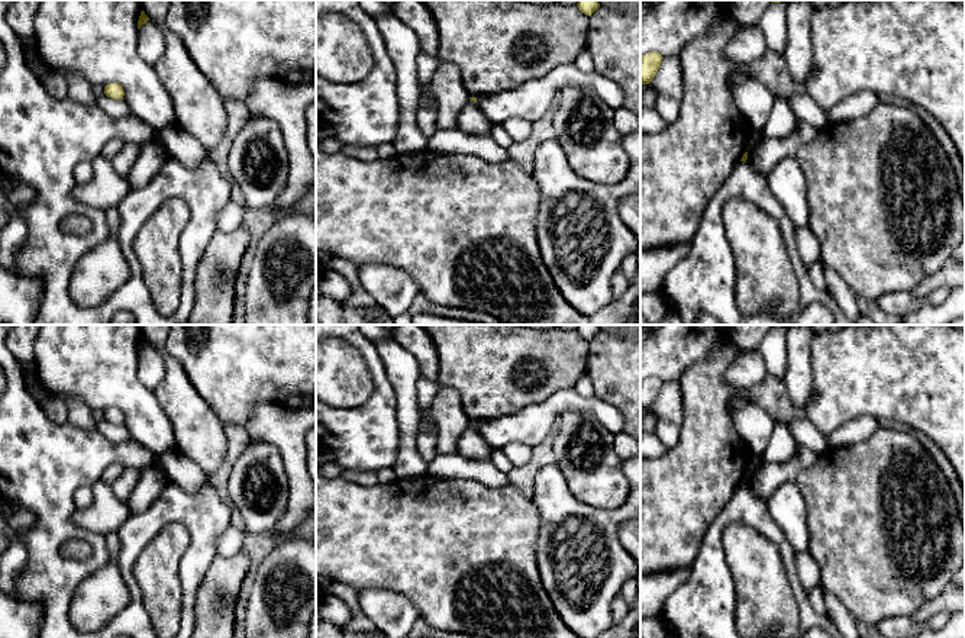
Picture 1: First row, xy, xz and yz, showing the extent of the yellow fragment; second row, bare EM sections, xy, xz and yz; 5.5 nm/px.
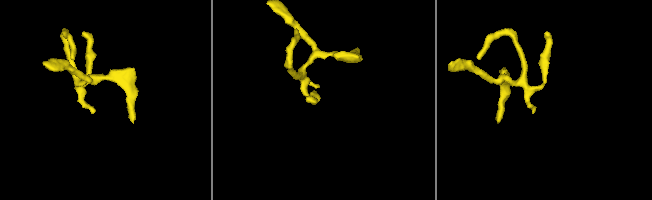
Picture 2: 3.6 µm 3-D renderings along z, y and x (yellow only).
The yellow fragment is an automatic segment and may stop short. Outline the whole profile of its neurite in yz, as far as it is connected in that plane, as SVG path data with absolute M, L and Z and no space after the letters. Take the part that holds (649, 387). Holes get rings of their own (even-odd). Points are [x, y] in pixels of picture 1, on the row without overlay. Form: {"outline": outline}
{"outline": "M648 377L640 381L640 407L649 409L659 394L664 381L659 377Z"}

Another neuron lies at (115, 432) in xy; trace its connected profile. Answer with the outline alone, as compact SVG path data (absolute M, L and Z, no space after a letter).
M106 419L97 422L97 431L101 436L113 444L122 444L132 438L125 423L112 423Z

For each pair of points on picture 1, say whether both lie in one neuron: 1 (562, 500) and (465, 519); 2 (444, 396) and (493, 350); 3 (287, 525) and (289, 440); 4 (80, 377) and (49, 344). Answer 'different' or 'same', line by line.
1: different
2: different
3: same
4: same

